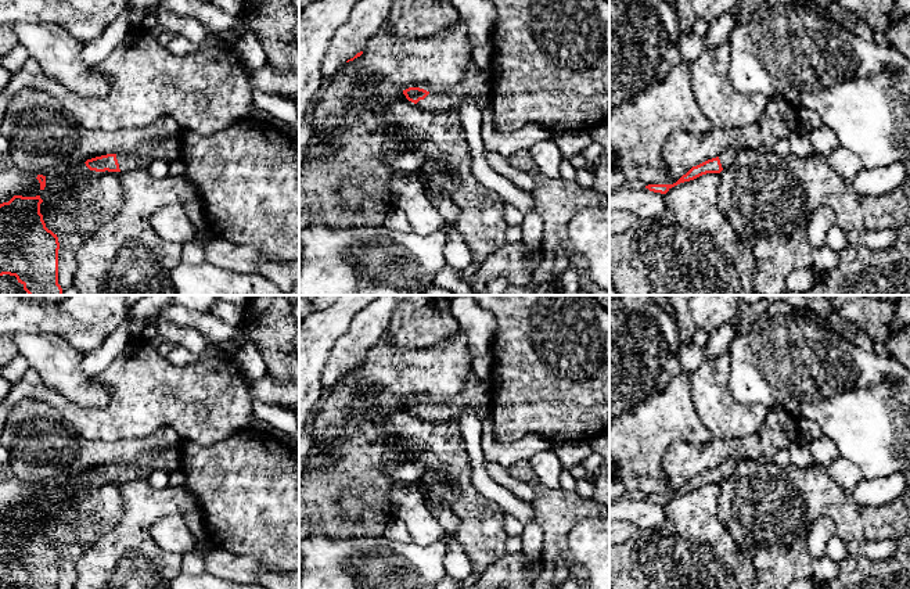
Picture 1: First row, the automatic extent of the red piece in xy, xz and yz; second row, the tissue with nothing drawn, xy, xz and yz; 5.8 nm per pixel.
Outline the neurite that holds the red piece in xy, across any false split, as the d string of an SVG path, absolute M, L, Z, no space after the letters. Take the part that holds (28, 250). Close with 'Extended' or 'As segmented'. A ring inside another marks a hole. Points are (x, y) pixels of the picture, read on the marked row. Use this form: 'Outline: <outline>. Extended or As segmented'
Outline: M14 195L0 204L0 295L62 295L57 234L46 227L40 195Z. Extended

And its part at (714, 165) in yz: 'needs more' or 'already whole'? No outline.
needs more

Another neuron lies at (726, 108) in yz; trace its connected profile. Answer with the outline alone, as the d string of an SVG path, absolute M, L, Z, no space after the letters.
M729 40L688 62L691 89L697 105L713 129L744 129L758 122L766 111L765 94L741 94L729 83Z

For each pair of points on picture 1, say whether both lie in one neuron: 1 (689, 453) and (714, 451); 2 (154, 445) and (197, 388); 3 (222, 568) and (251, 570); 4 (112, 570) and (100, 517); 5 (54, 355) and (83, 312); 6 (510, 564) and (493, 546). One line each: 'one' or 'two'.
1: one
2: two
3: one
4: two
5: two
6: two

